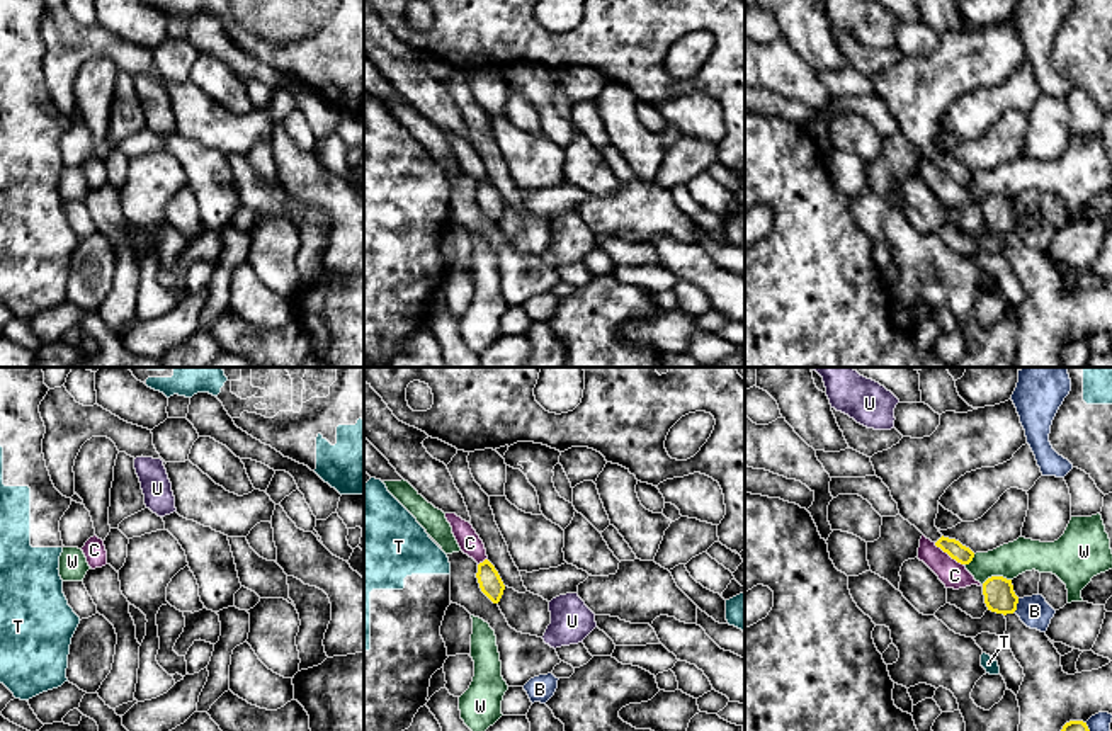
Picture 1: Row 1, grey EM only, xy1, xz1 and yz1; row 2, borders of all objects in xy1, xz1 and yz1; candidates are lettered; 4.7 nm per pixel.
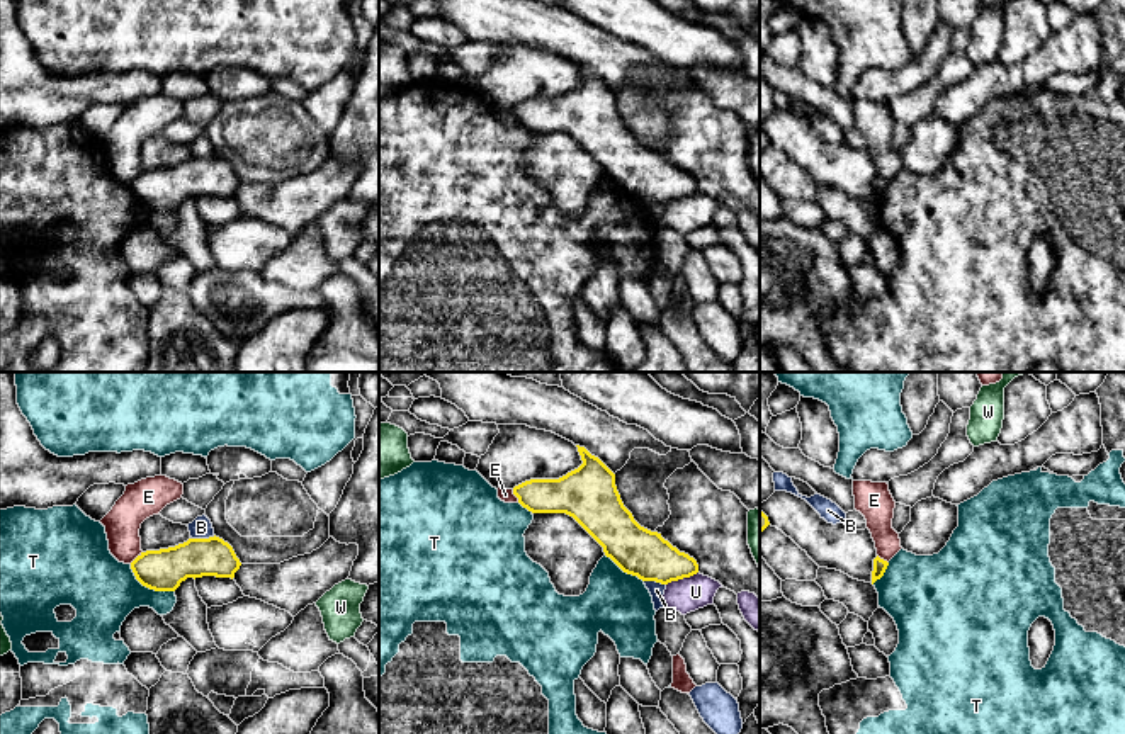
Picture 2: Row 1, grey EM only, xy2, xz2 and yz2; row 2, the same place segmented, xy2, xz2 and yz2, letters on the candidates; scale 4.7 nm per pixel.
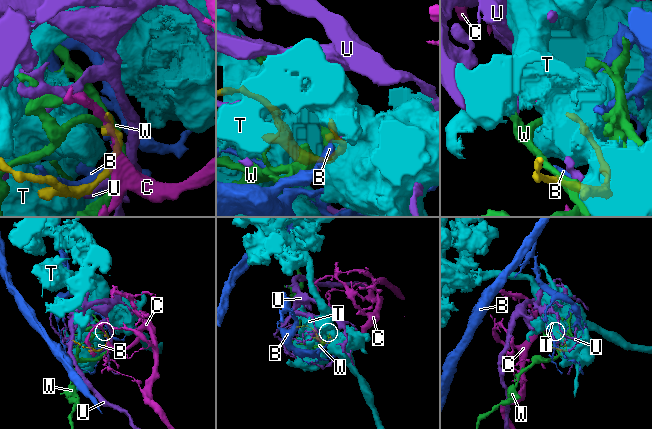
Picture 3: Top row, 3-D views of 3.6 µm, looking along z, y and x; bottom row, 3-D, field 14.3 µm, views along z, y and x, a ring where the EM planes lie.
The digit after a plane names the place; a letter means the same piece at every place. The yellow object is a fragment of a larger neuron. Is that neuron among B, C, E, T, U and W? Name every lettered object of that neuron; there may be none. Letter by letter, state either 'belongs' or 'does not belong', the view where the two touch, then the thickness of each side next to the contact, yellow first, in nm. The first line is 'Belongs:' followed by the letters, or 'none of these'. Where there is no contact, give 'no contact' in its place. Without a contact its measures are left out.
Belongs: none of these
B: does not belong | xy2 | 200/100 nm
C: does not belong | yz1 | 90/130 nm
E: does not belong | xy2 | 200/170 nm
T: does not belong | xy2 | 200/320 nm
U: does not belong | xz2 | 220/160 nm
W: does not belong | yz1 | 140/160 nm

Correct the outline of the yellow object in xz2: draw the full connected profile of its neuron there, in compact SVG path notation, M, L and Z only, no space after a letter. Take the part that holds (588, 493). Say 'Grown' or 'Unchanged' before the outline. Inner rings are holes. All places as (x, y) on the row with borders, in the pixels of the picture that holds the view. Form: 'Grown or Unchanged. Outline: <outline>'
Unchanged. Outline: M578 447L583 464L559 479L530 479L513 488L518 503L532 513L566 513L573 517L624 573L642 581L668 584L698 573L693 557L680 552L658 532L641 527L624 506L615 474L585 447Z

